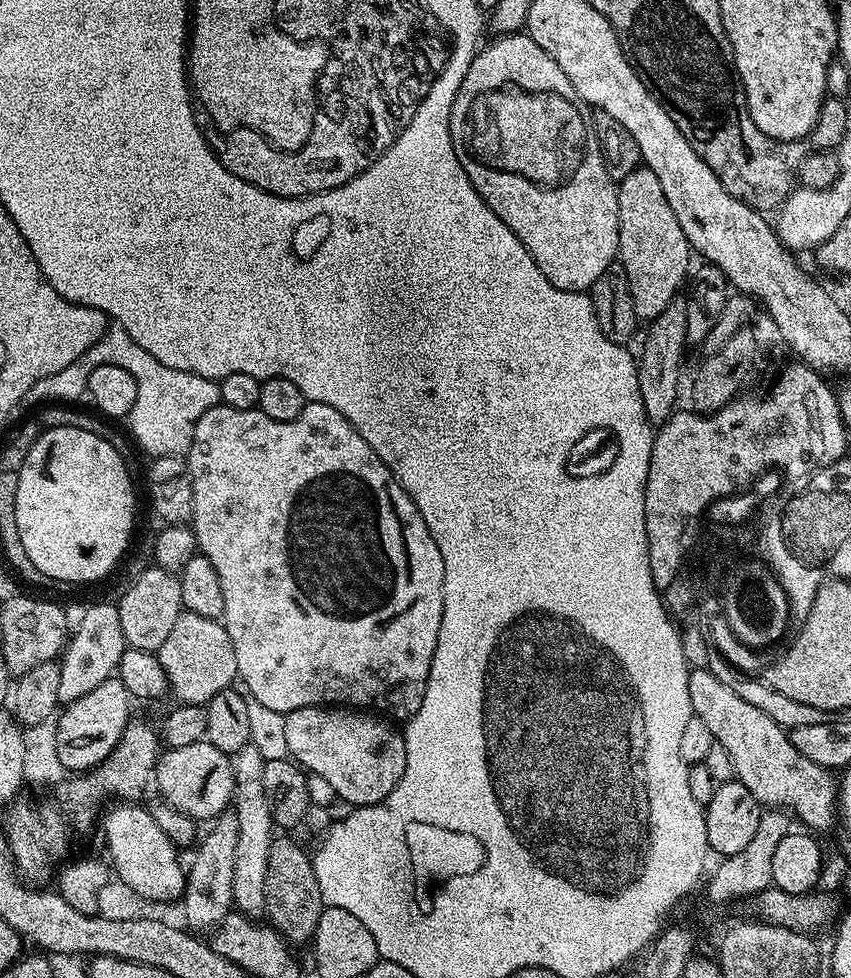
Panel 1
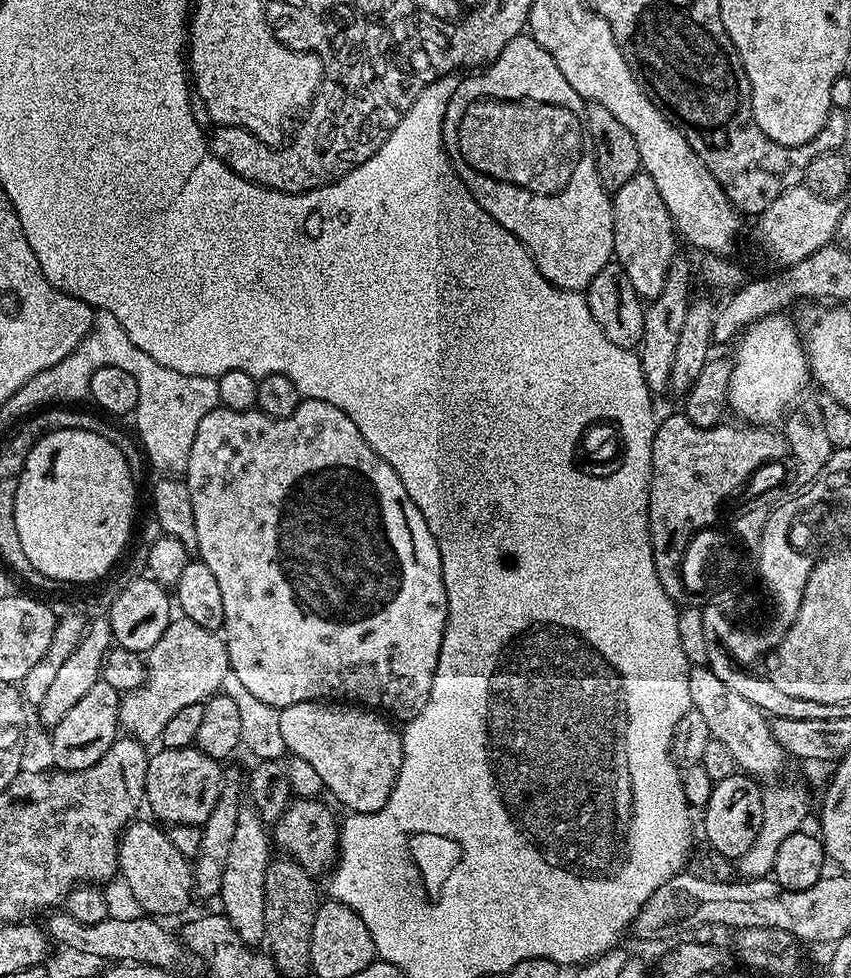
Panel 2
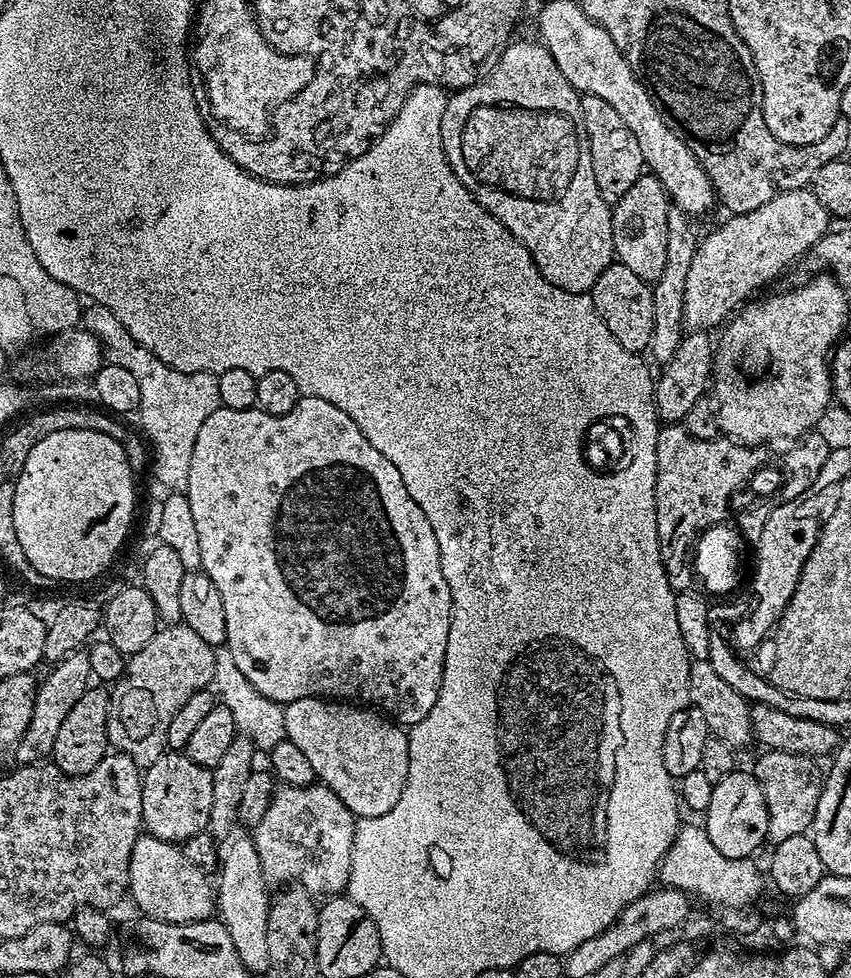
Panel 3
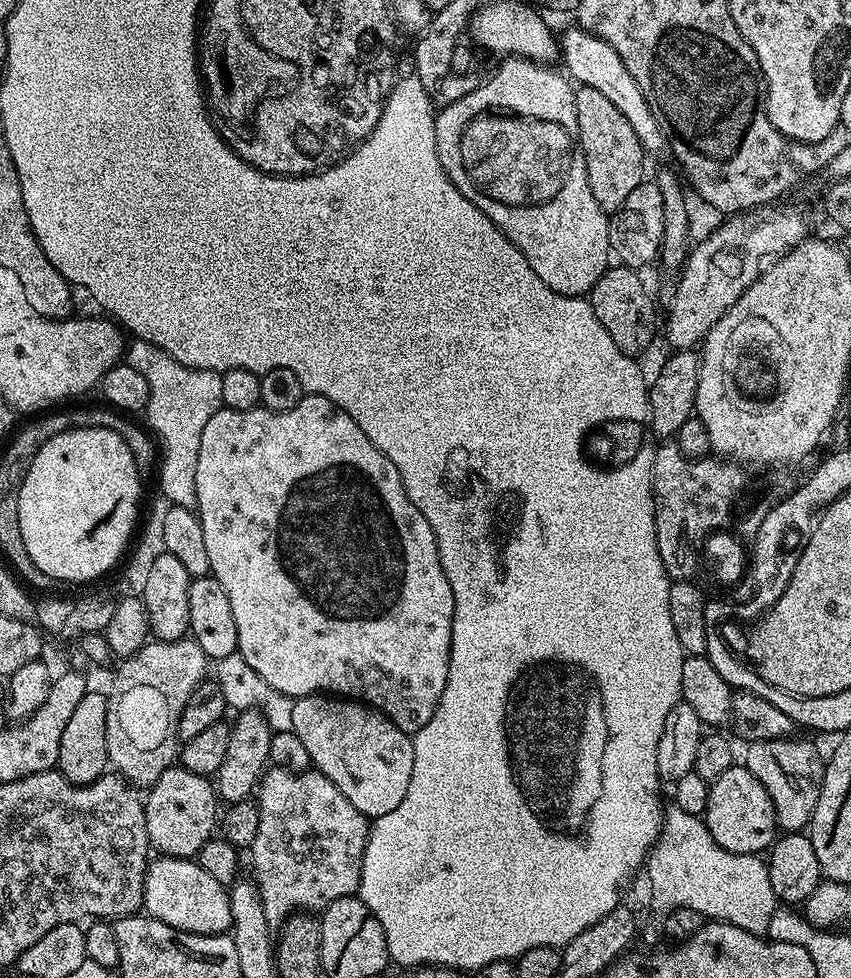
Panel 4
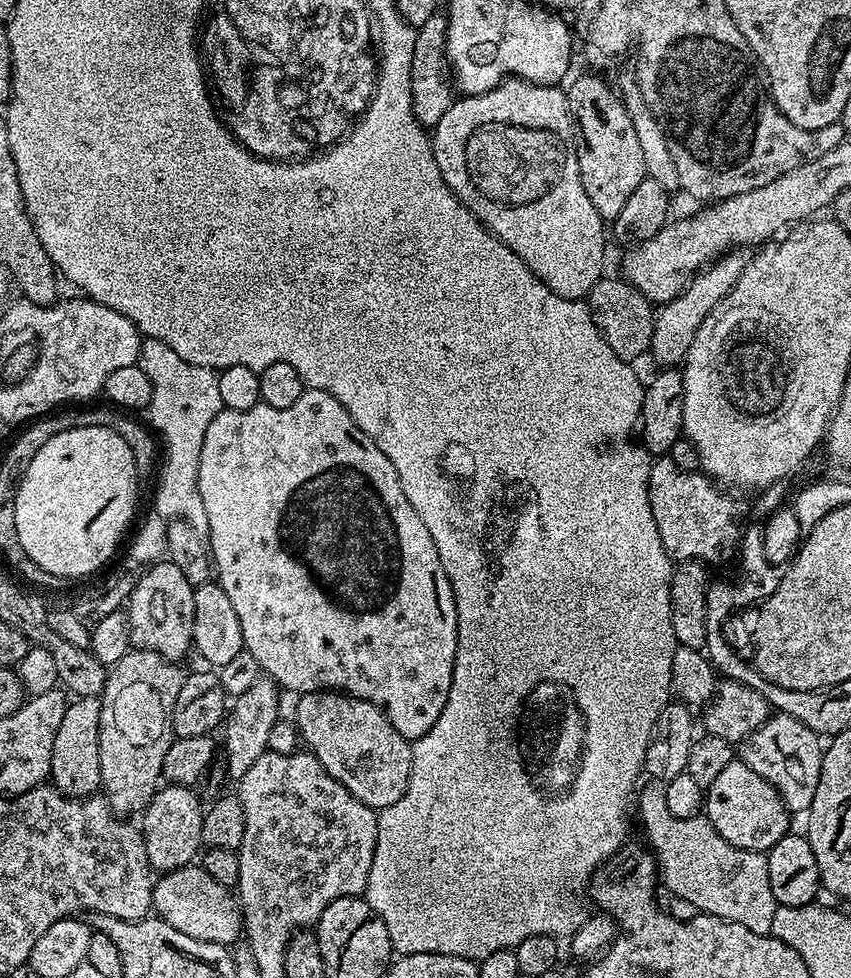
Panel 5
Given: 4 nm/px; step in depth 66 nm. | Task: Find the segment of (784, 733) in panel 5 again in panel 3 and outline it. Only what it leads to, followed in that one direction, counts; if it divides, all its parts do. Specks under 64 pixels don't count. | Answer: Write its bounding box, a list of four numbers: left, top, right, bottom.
[750,750,825,846]

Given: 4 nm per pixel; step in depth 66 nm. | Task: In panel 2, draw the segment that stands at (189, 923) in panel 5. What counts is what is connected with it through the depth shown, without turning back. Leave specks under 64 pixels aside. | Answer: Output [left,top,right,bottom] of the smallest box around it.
[118,819,194,918]

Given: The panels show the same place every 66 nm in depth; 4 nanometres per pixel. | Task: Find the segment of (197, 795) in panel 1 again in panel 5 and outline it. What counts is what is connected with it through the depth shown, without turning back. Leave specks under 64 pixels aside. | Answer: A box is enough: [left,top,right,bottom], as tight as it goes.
[142,784,205,874]

